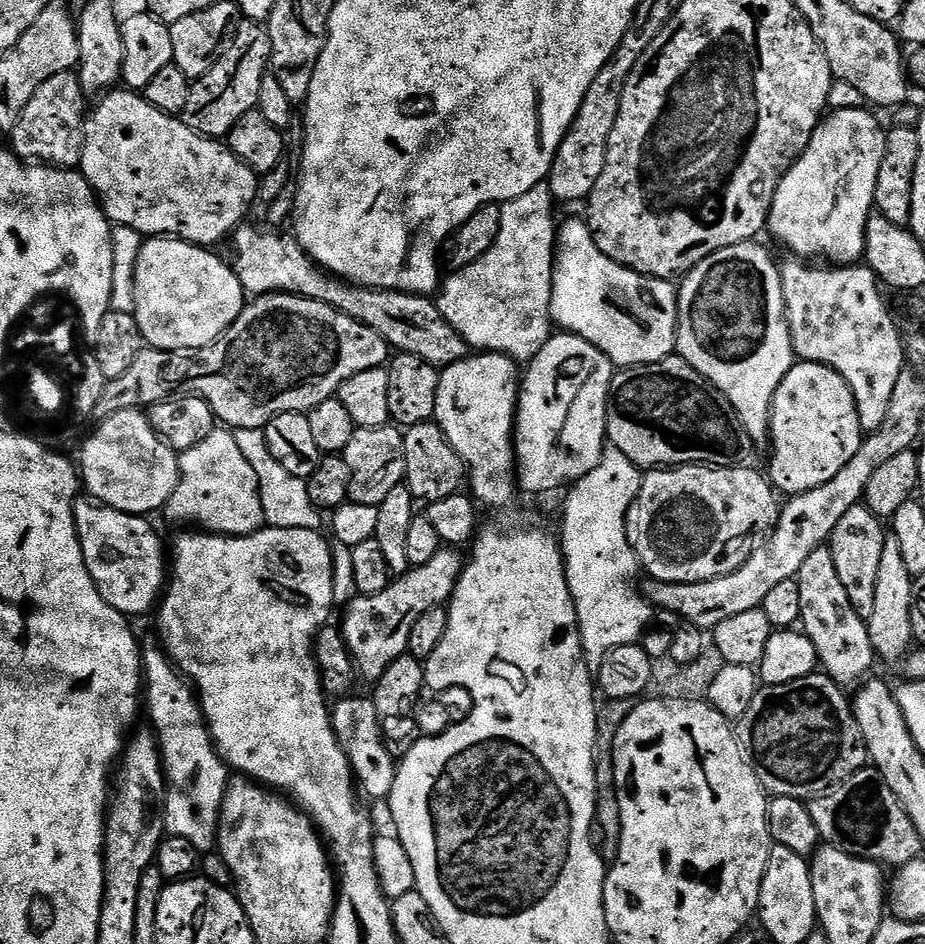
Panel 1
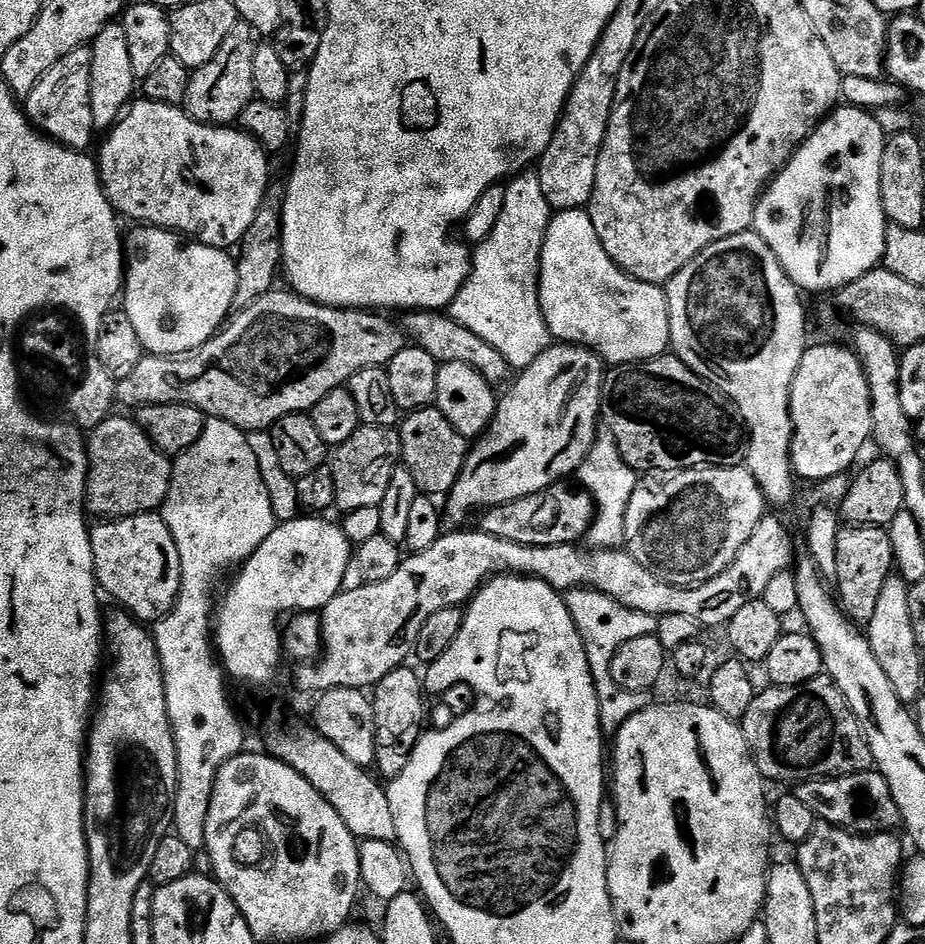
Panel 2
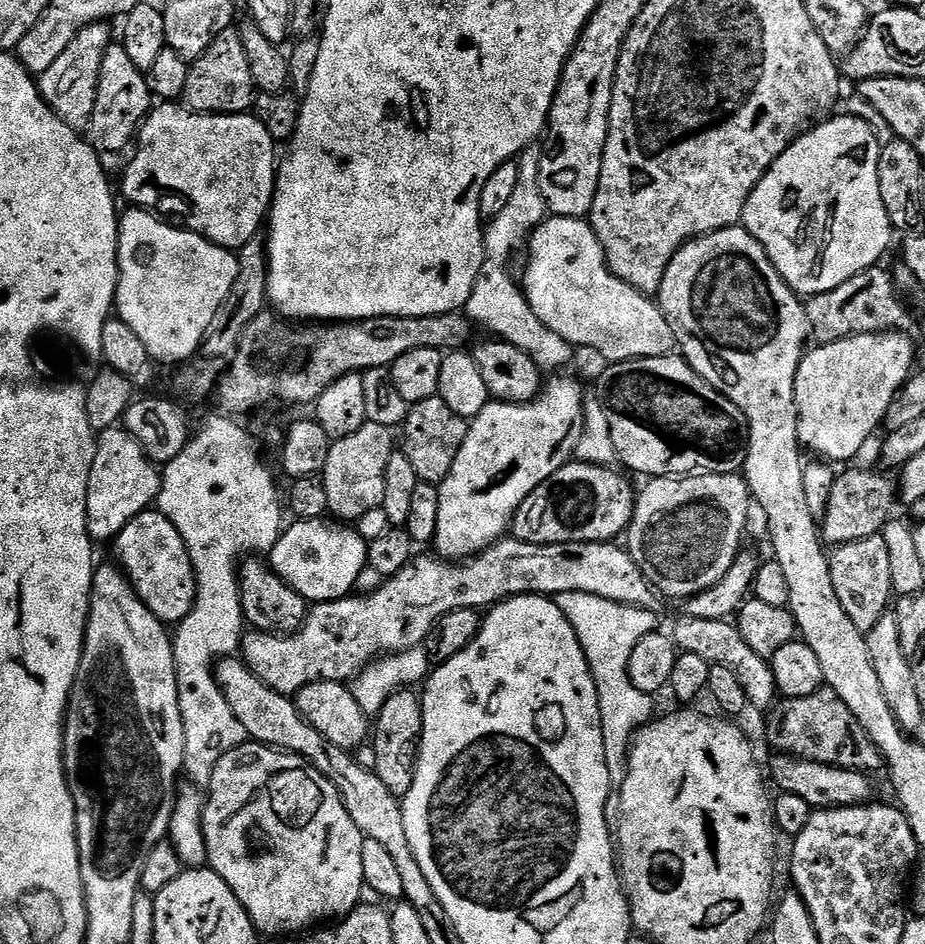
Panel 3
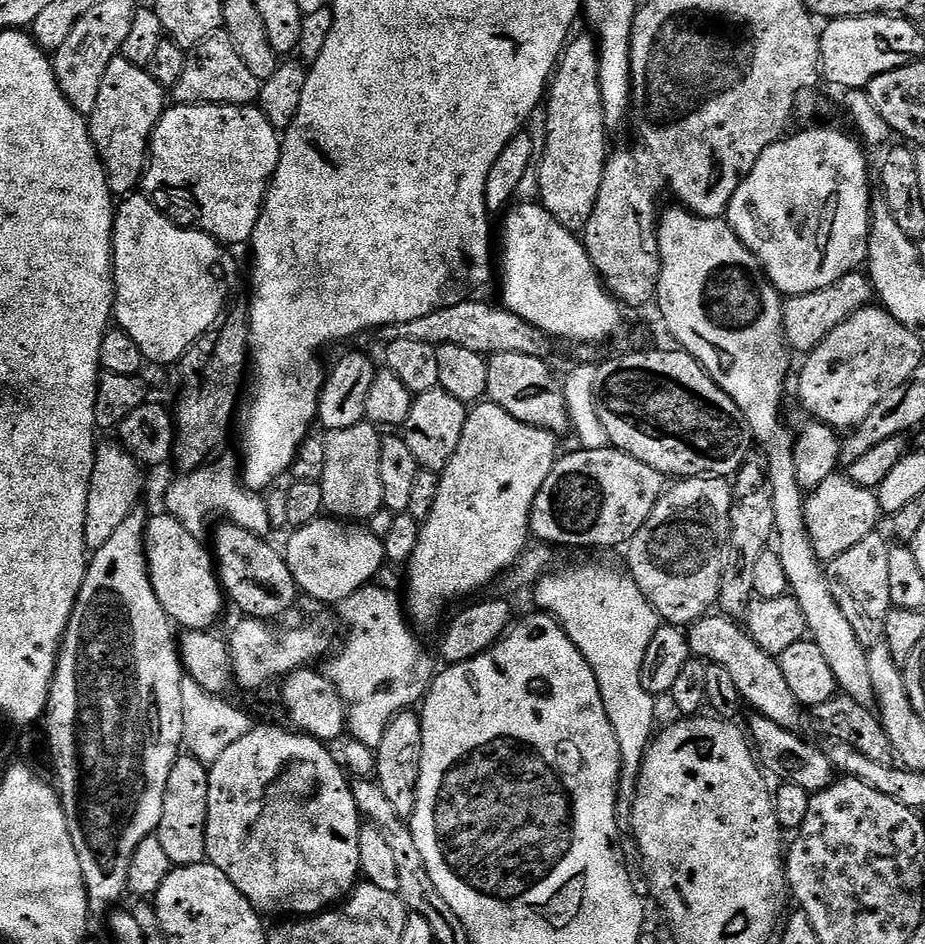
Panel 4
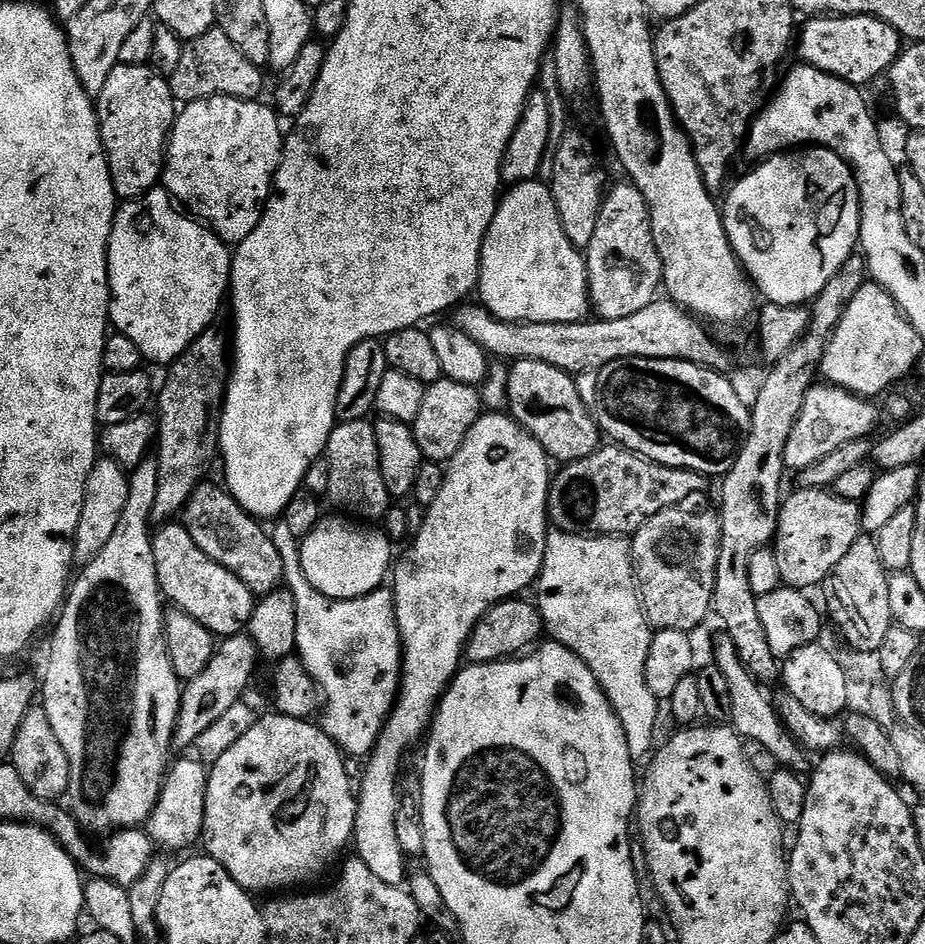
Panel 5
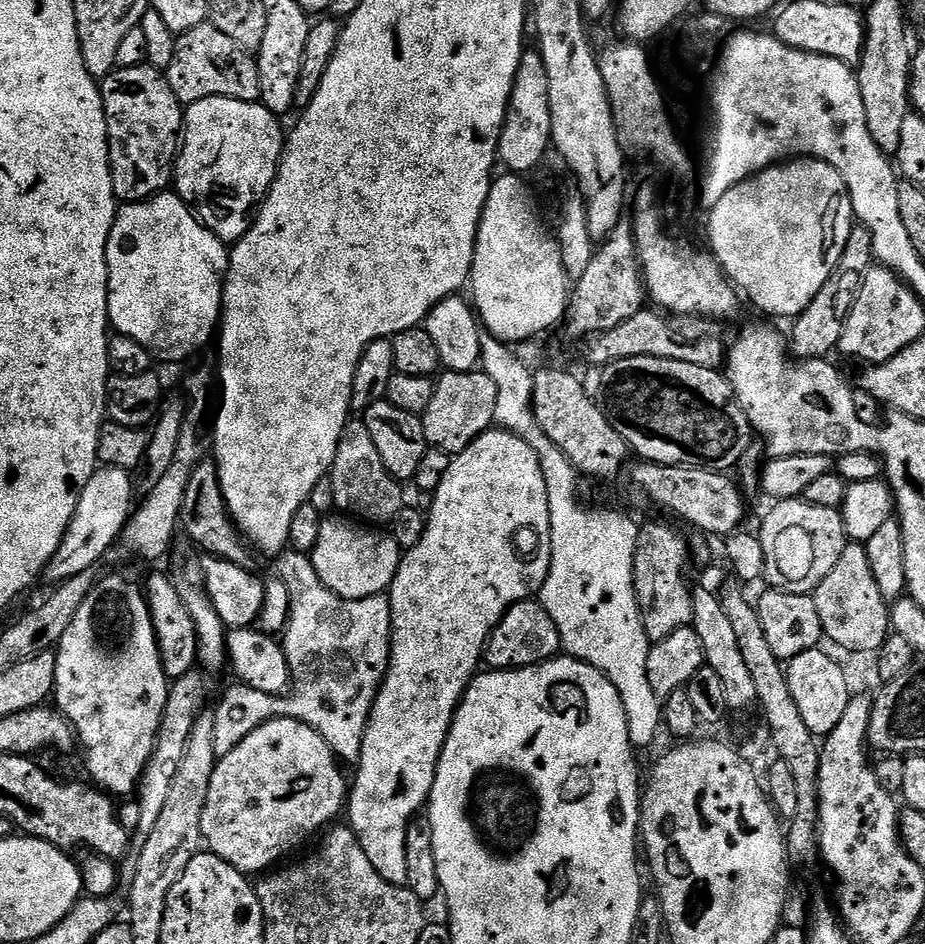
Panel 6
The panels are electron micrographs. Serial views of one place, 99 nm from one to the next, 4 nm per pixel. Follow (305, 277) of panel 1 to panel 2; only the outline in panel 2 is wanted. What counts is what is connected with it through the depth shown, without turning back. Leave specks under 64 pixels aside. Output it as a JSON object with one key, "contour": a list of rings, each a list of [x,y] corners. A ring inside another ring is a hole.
{"contour":[[[408,310],[403,313],[403,316],[402,327],[405,337],[413,345],[426,350],[426,354],[434,354],[434,358],[440,365],[462,362],[480,371],[486,378],[486,382],[493,386],[499,386],[504,379],[505,381],[509,379],[510,369],[506,358],[502,358],[502,354],[498,354],[498,350],[494,350],[490,342],[482,342],[478,334],[466,330],[466,326],[453,320],[451,315],[440,310]]]}

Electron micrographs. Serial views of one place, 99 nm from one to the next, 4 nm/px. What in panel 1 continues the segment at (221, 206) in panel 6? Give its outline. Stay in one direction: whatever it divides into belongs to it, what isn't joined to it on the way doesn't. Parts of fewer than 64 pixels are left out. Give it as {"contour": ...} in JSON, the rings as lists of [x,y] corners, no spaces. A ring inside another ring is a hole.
{"contour":[[[112,90],[107,94],[99,97],[96,109],[87,113],[84,121],[84,145],[82,146],[82,158],[78,165],[78,170],[86,178],[86,182],[92,187],[96,194],[97,200],[100,202],[104,213],[108,215],[109,221],[113,225],[121,224],[122,226],[130,226],[134,230],[138,230],[140,235],[145,238],[179,238],[187,240],[190,244],[198,244],[201,246],[216,246],[219,240],[227,241],[232,233],[249,219],[248,211],[252,208],[252,203],[256,200],[256,180],[258,173],[250,166],[246,166],[246,162],[242,162],[228,148],[227,143],[221,142],[219,139],[210,136],[200,136],[194,130],[190,130],[190,126],[186,126],[183,119],[168,116],[162,110],[158,110],[150,101],[145,100],[143,95],[137,94],[132,90]]]}

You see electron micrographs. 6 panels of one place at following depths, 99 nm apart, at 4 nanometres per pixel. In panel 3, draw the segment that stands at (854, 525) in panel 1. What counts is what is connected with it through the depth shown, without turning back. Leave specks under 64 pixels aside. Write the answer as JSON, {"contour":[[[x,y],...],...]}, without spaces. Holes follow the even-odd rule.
{"contour":[[[881,534],[837,544],[828,552],[828,565],[830,582],[834,582],[834,594],[838,594],[838,602],[842,602],[842,610],[846,610],[850,622],[854,622],[854,626],[865,634],[874,630],[874,626],[878,626],[878,618],[889,611],[894,600],[886,538]]]}

